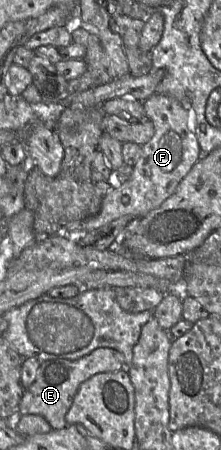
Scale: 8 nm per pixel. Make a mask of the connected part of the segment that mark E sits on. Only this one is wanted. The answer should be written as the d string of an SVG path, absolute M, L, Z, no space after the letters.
M98 348L77 360L52 359L40 363L34 382L23 390L17 416L40 415L52 430L67 426L65 415L71 407L80 385L90 377L124 369L124 356L111 348Z

